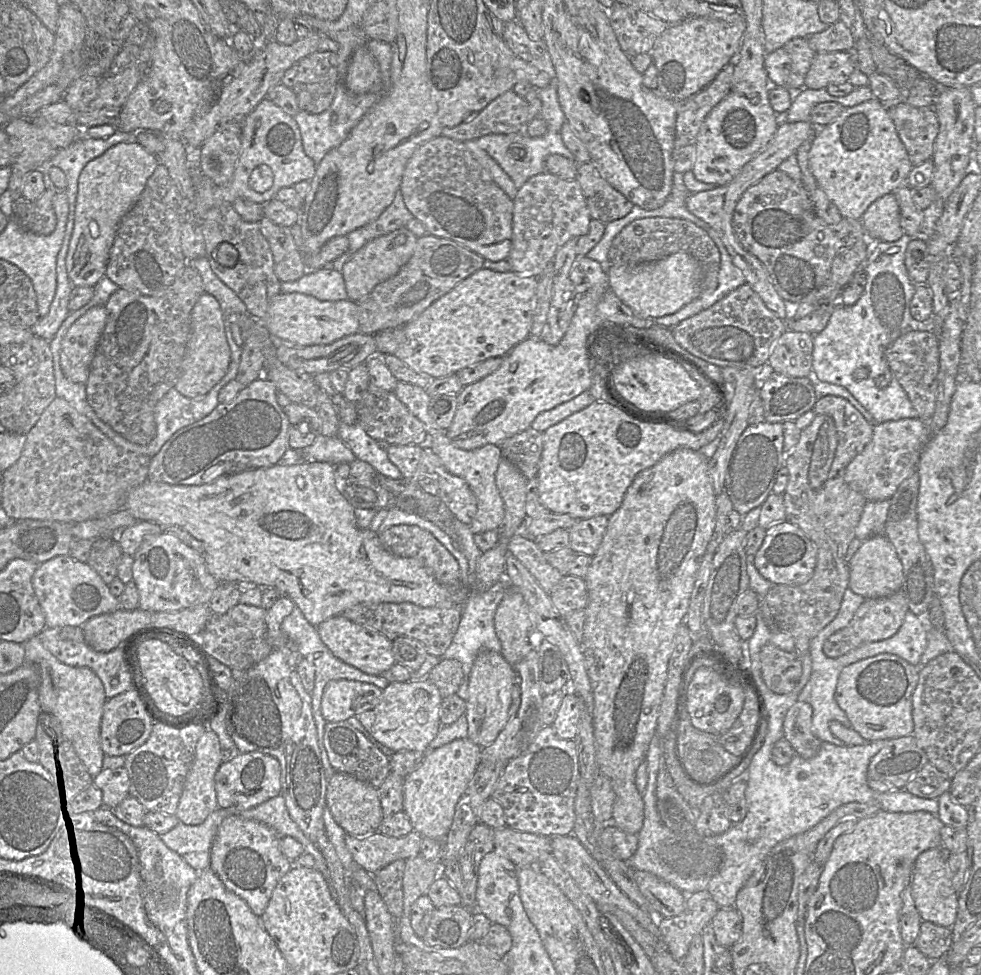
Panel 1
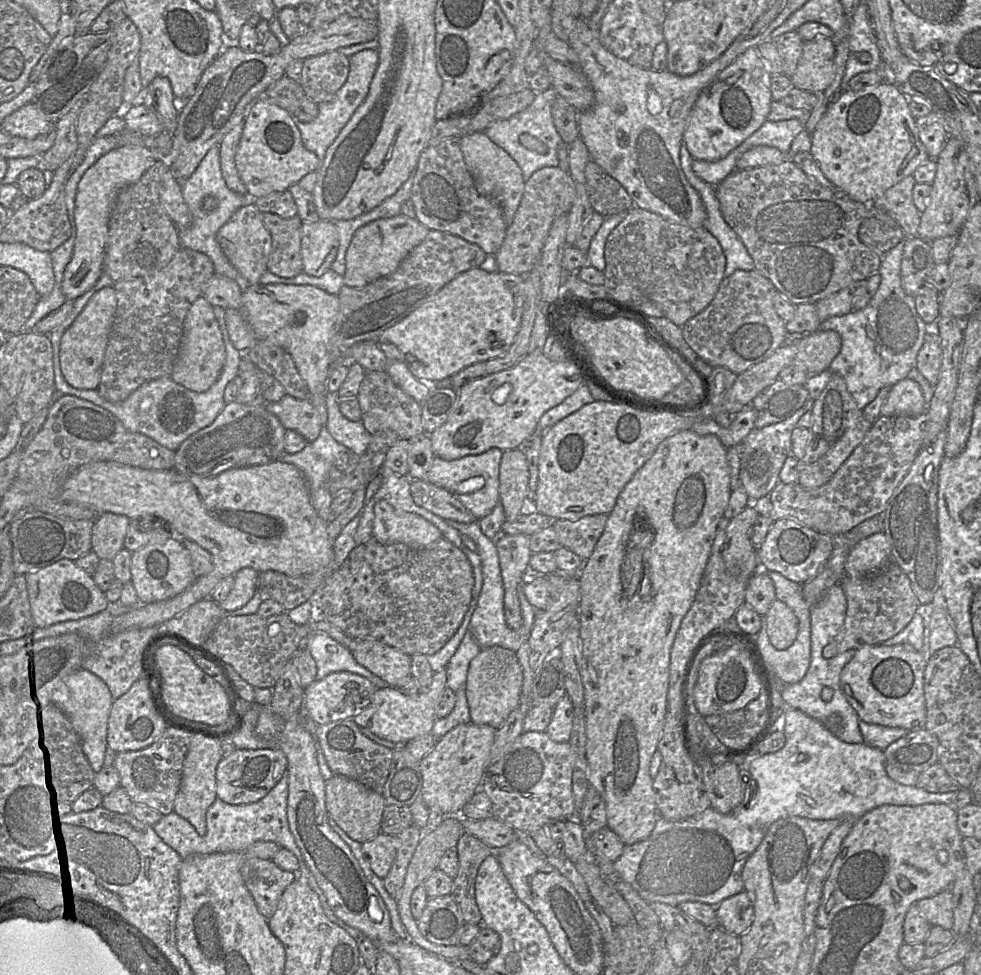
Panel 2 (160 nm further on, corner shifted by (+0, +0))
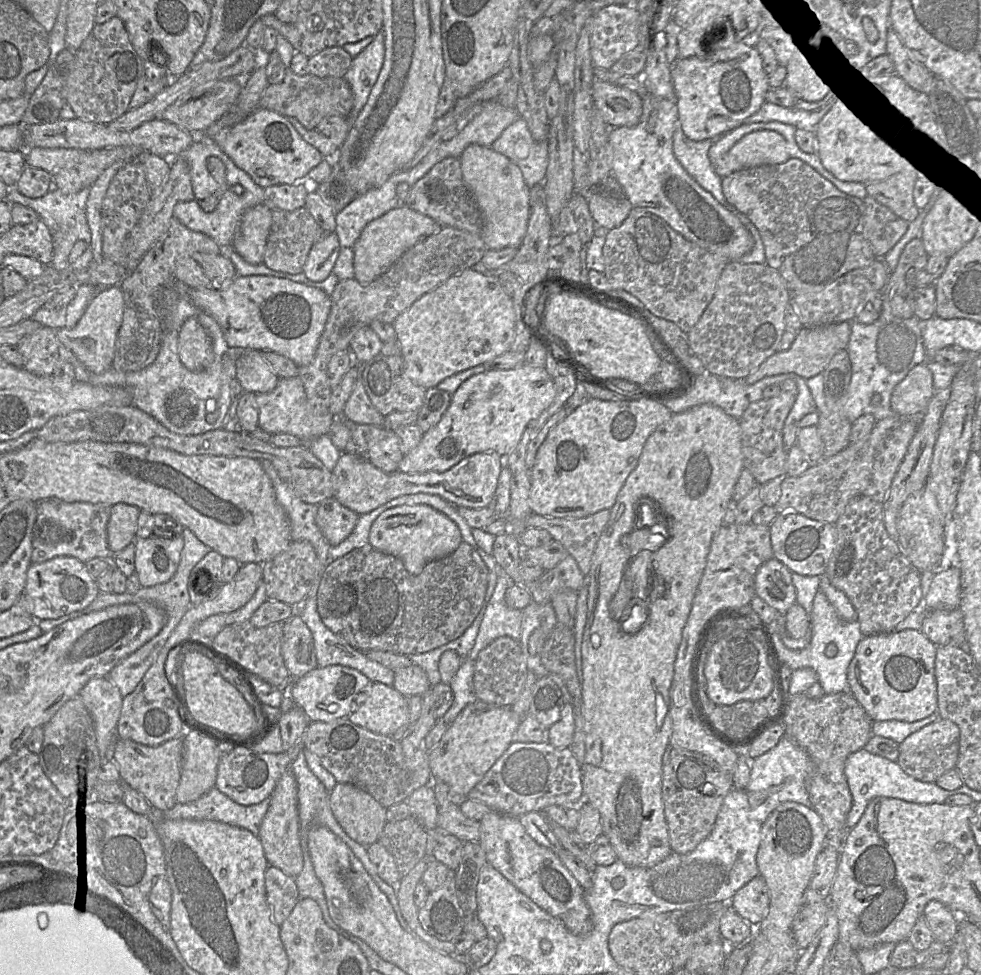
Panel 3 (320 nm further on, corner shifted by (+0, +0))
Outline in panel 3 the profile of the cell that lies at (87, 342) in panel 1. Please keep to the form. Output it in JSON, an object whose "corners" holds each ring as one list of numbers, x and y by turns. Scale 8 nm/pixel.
{"corners":[[110,286,99,291,90,301,77,325,67,329,69,349,88,371,100,374,111,368,123,311,124,297,120,287]]}

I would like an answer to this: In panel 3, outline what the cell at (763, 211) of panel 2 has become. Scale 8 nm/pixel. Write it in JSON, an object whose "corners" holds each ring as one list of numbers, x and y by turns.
{"corners":[[789,158,777,165,744,168,722,178,726,201,757,228,765,251,766,264,784,279,792,294,821,291,846,273,869,266,877,257,863,236,865,204,863,199,840,191,800,159]]}

